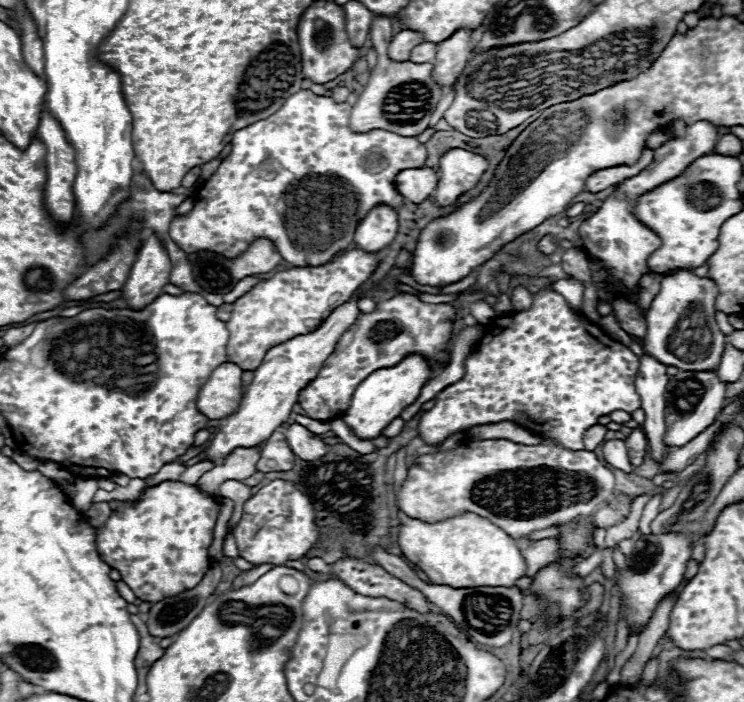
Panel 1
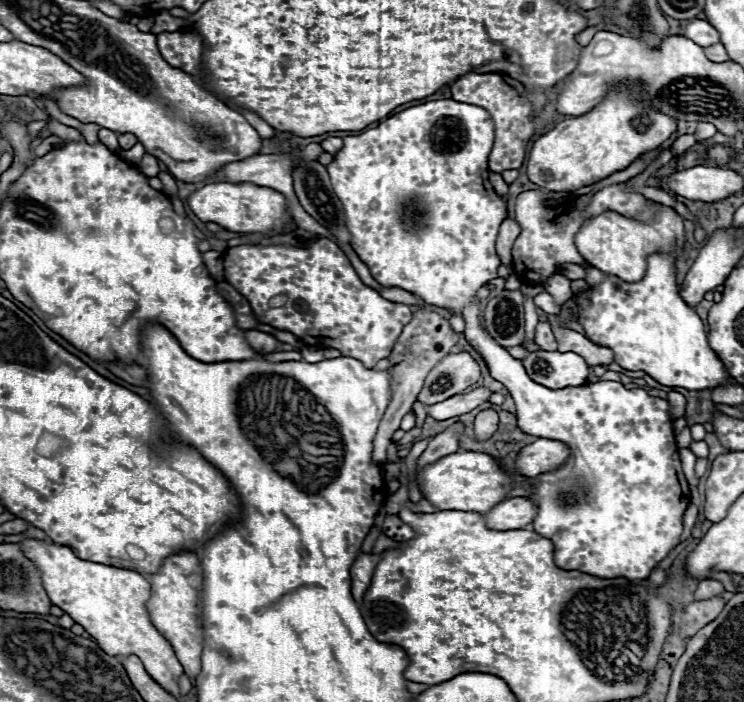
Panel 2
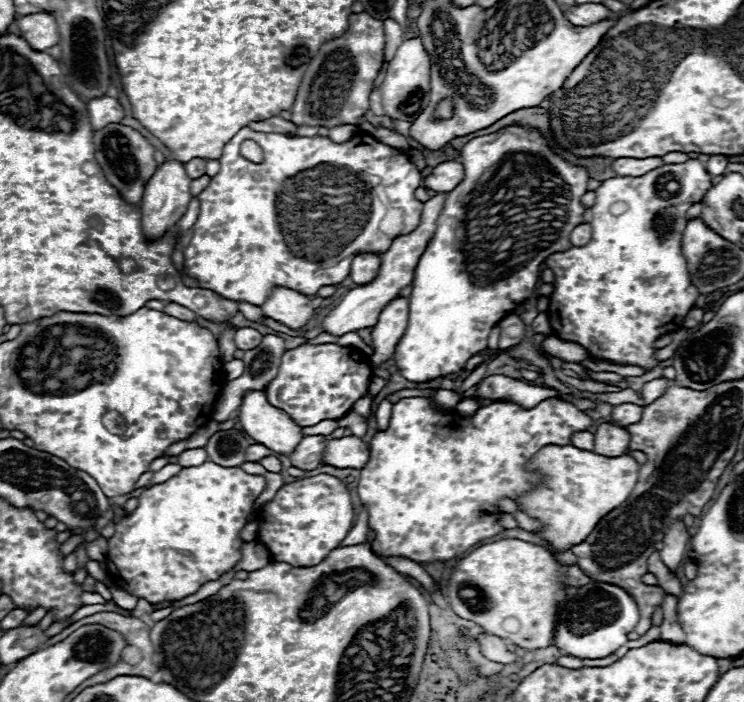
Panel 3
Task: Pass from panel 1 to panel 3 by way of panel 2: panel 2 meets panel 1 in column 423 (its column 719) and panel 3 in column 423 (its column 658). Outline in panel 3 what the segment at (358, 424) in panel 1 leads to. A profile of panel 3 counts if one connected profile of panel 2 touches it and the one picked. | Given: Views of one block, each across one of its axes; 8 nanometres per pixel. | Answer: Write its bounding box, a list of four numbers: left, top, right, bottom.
[394,126,590,384]

